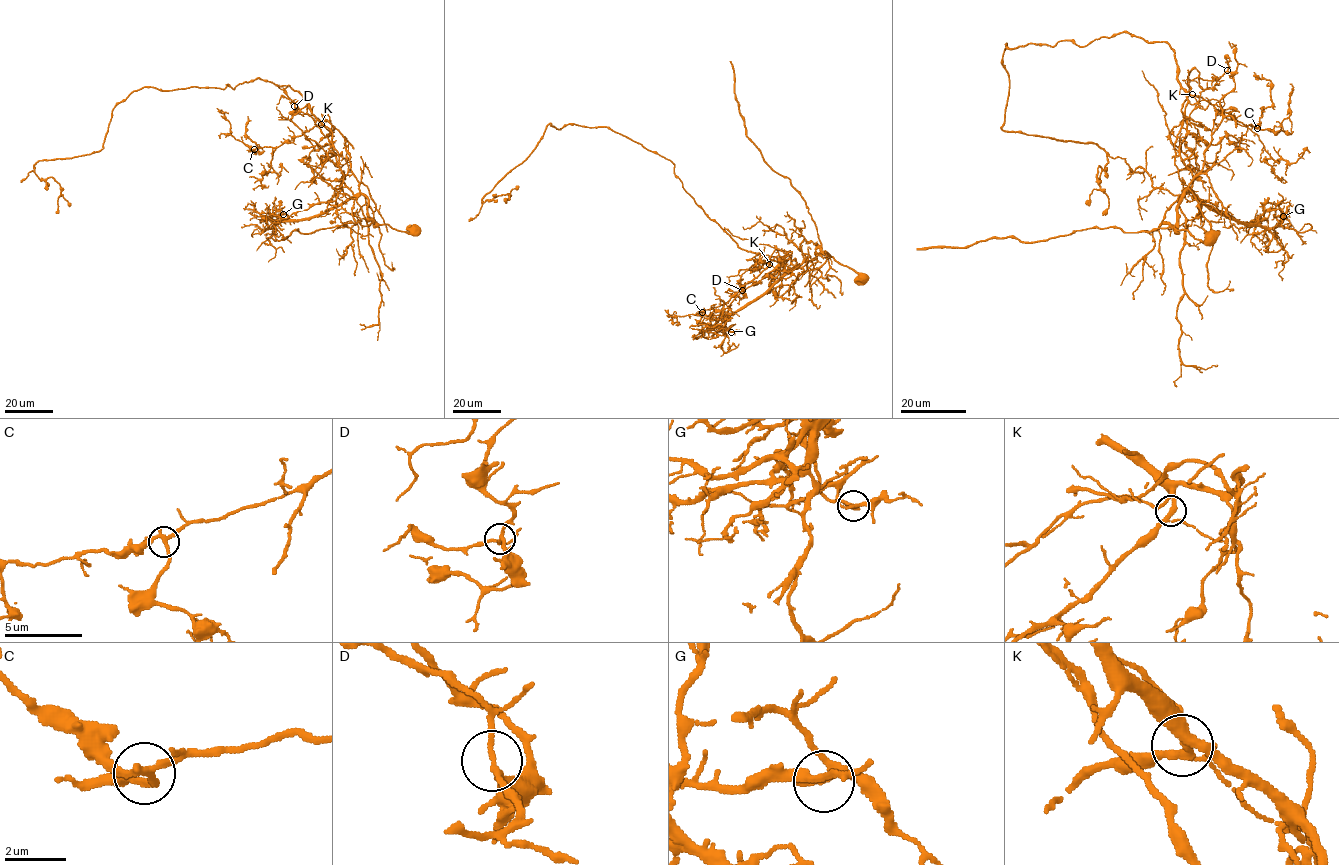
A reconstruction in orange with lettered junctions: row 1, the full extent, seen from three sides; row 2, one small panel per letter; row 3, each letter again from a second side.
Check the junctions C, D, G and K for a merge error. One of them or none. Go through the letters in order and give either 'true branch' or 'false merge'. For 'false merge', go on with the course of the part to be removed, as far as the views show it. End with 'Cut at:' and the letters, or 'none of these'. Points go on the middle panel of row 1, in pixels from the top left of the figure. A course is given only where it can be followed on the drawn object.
C: true branch
D: true branch
G: false merge | (732, 332), (730, 303), (792, 252), (742, 249), (669, 160), (605, 126), (550, 123), (482, 201), (505, 198)
K: true branch
Cut at: G

